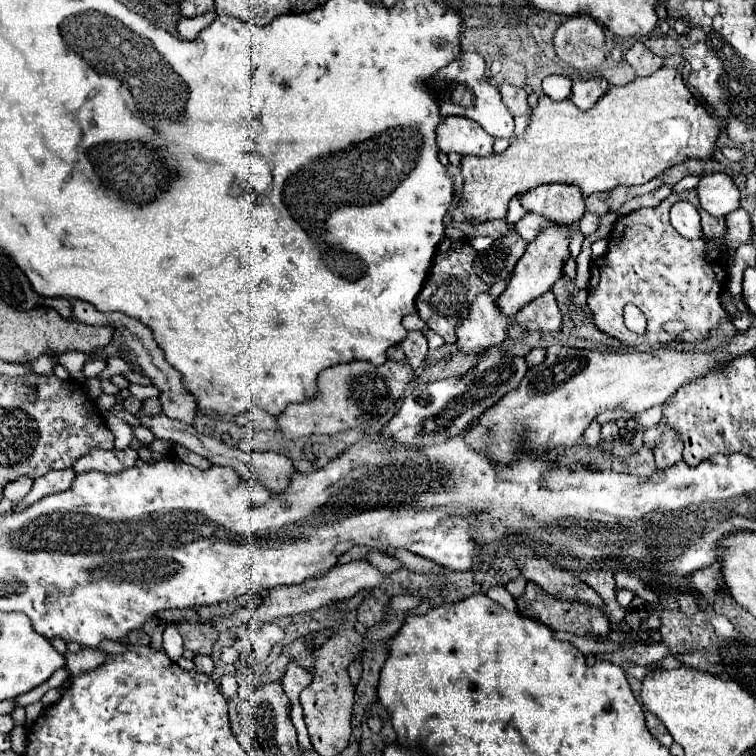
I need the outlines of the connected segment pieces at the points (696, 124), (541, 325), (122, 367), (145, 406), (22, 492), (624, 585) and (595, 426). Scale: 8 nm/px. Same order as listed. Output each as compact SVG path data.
M662 67L650 77L634 79L624 87L610 87L608 93L600 97L598 103L588 111L576 111L570 99L552 101L548 95L542 95L530 115L530 125L526 127L524 135L520 139L512 139L510 147L502 155L492 153L488 157L462 157L464 191L452 217L454 221L502 219L506 217L508 201L514 195L544 183L578 185L584 199L594 193L612 191L620 185L642 185L688 159L712 159L722 127L724 121L716 115L710 115L708 109L698 99L694 99L694 95L684 85L682 73L674 67Z
M548 291L530 301L528 305L524 305L522 311L514 315L514 321L520 323L526 331L548 331L548 333L560 331L562 315L556 305L554 293Z
M110 357L110 359L106 359L106 369L100 373L100 379L110 379L112 375L126 373L126 371L130 371L130 363L126 363L120 357Z
M154 397L154 399L144 399L144 401L142 401L142 411L144 411L144 415L162 415L160 399L158 399L158 397Z
M20 477L20 479L12 481L12 483L4 485L4 497L10 499L12 503L18 503L20 499L24 499L24 497L30 493L32 483L34 483L34 481L28 479L28 477Z
M618 571L614 578L617 590L628 589L647 603L656 603L658 601L658 595L654 591L650 591L640 579L636 579L636 575L630 575L626 571Z
M592 421L592 423L588 425L588 429L584 431L584 435L582 435L582 441L584 441L588 447L594 447L594 443L600 441L600 431L600 423L598 423L598 421Z

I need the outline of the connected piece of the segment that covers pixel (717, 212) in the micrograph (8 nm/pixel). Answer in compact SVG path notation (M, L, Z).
M726 173L704 175L696 187L698 201L712 217L726 217L740 207L740 191Z

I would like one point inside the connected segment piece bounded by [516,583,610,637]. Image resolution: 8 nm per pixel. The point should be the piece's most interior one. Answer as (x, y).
(575, 618)

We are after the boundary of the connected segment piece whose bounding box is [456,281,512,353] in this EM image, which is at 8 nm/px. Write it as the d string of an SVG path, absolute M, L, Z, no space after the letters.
M508 281L492 285L486 293L476 295L472 299L472 307L456 327L458 335L458 349L464 353L476 353L498 345L508 335L510 317L504 317L502 311L496 307L496 299L504 293Z

